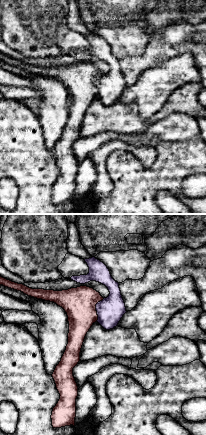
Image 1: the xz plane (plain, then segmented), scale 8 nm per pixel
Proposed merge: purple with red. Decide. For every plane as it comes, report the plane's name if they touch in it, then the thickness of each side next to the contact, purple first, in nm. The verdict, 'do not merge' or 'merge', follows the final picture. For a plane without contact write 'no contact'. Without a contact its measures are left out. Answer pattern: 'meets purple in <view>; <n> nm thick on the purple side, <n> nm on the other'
meets purple in xz; 220 nm thick on the purple side, 260 nm on the other

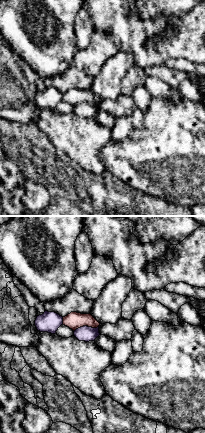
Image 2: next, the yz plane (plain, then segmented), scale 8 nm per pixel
meets purple in yz; 120 nm thick on the purple side, 140 nm on the other

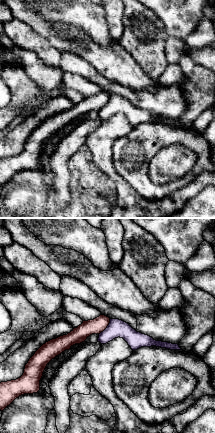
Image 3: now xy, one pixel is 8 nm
meets purple in xy; 140 nm thick on the purple side, 120 nm on the other

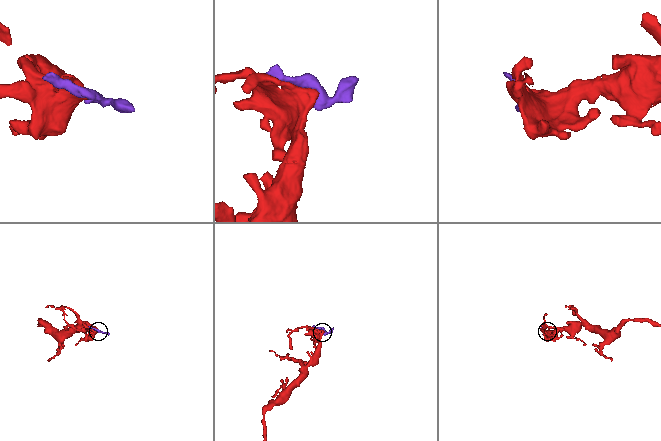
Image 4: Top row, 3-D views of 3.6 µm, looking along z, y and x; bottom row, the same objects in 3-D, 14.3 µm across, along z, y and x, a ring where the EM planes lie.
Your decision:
merge

